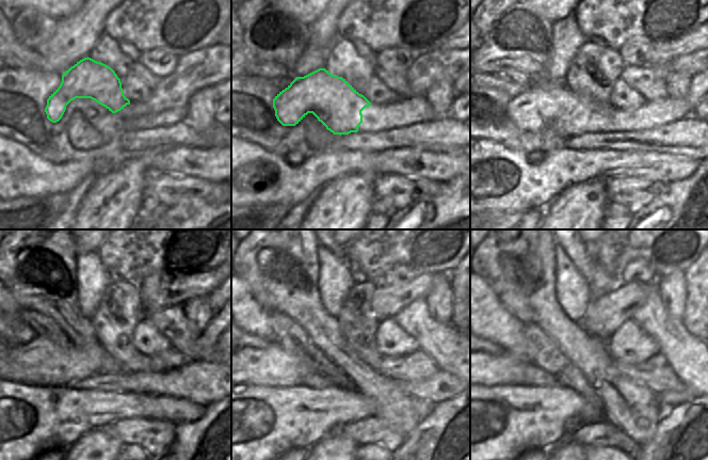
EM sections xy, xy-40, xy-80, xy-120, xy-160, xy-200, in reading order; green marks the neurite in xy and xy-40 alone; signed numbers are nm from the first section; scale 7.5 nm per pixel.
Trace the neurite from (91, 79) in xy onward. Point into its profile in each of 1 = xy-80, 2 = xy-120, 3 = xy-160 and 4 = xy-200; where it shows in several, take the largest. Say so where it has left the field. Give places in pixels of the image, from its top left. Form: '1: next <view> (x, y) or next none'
1: next xy-80 (553, 109)
2: next xy-120 (41, 362)
3: next xy-160 (272, 366)
4: next xy-200 (492, 369)

